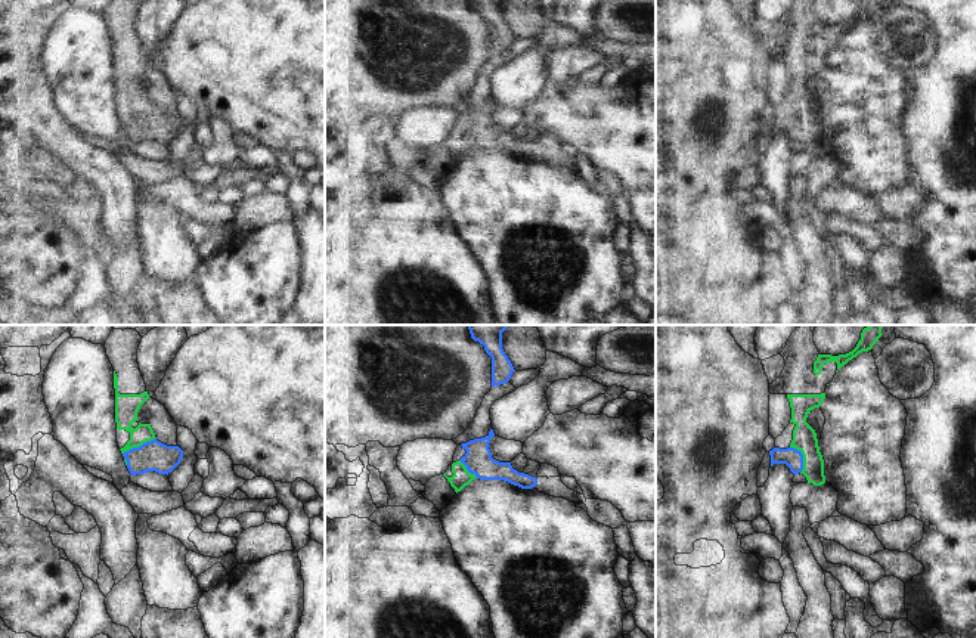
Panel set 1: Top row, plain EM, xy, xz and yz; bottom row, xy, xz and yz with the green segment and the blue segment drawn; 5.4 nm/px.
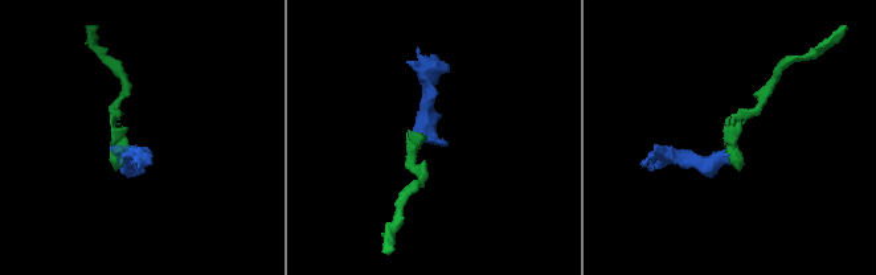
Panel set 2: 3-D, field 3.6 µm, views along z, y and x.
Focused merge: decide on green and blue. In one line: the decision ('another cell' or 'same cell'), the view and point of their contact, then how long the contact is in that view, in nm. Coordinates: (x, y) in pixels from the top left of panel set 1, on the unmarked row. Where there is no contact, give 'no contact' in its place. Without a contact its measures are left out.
same cell | xy (139, 114) | 200 nm

